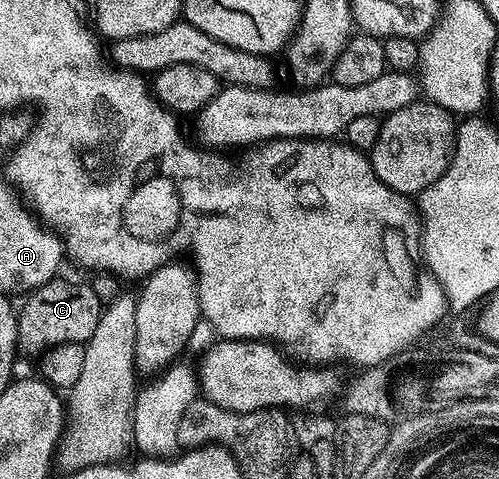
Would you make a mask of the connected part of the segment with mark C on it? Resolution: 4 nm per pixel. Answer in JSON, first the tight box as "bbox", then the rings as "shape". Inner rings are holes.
{"bbox":[17,278,104,353],"shape":[[[55,278],[44,286],[35,288],[25,297],[26,300],[17,309],[18,313],[18,346],[24,353],[47,352],[52,346],[60,346],[68,342],[85,344],[96,334],[96,322],[100,322],[100,314],[104,302],[90,288],[89,283],[77,284],[74,280]]]}

